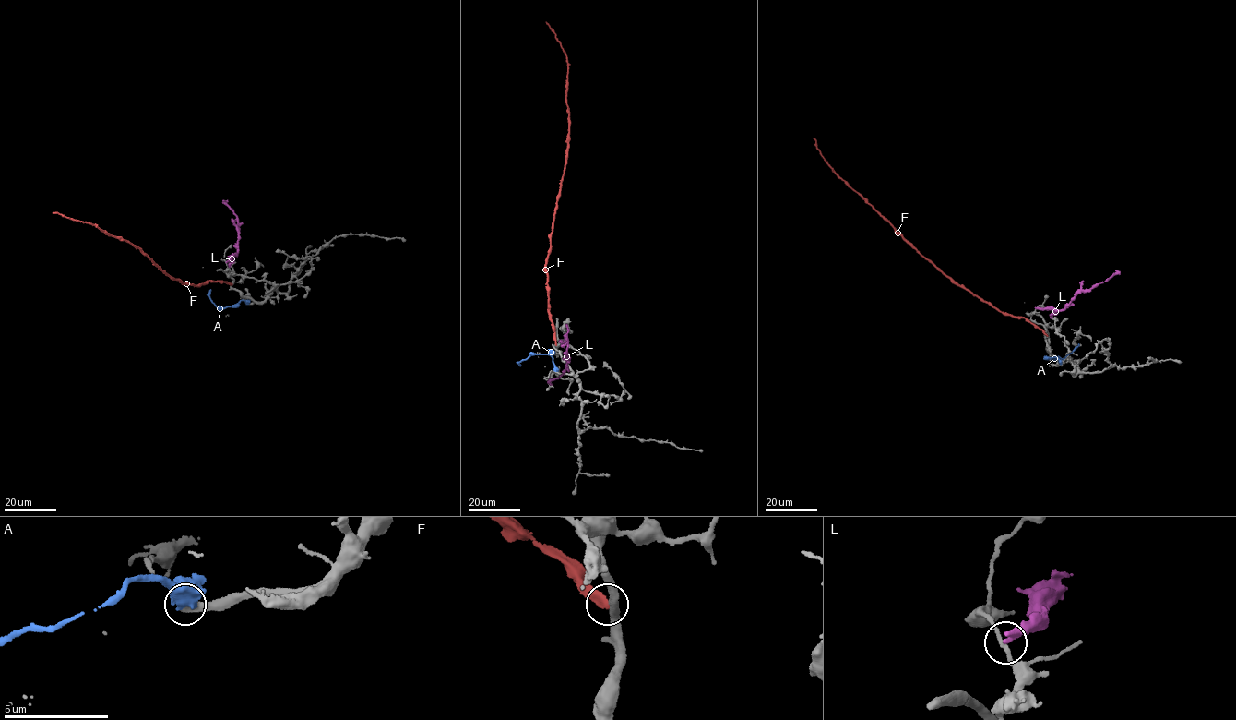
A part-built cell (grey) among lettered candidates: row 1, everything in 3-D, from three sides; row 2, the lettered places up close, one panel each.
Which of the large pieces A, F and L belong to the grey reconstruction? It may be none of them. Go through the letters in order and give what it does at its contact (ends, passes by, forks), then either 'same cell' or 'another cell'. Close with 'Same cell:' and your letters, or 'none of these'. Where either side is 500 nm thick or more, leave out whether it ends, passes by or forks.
A: another cell
F: it ends | another cell
L: it ends | another cell
Same cell: none of these

